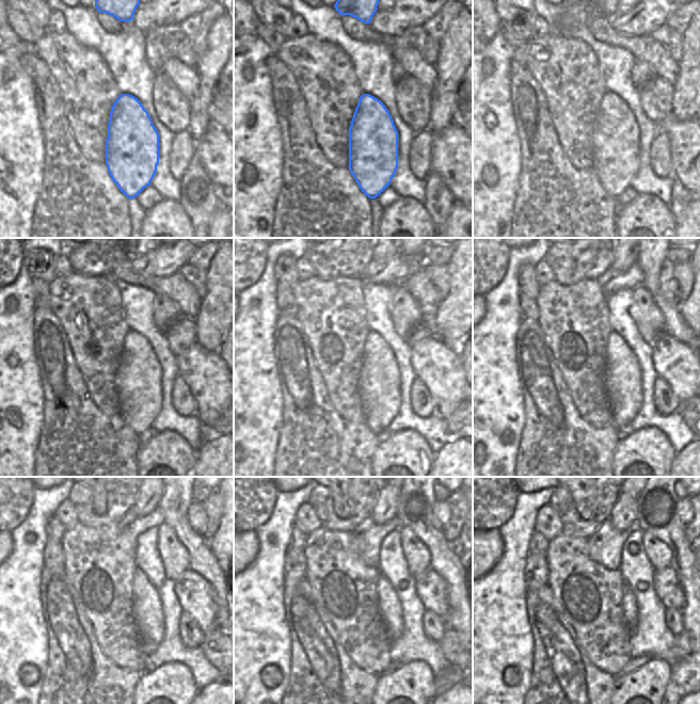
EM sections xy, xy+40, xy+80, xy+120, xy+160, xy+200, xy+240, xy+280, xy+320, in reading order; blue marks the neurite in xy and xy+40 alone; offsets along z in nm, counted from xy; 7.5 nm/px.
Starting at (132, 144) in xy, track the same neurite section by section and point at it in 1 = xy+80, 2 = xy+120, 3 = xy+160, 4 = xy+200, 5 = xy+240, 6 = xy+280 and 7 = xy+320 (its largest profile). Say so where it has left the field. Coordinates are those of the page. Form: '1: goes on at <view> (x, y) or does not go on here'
1: goes on at xy+80 (616, 134)
2: goes on at xy+120 (139, 374)
3: goes on at xy+160 (379, 383)
4: goes on at xy+200 (622, 373)
5: goes on at xy+240 (147, 610)
6: goes on at xy+280 (390, 608)
7: goes on at xy+320 (629, 602)

